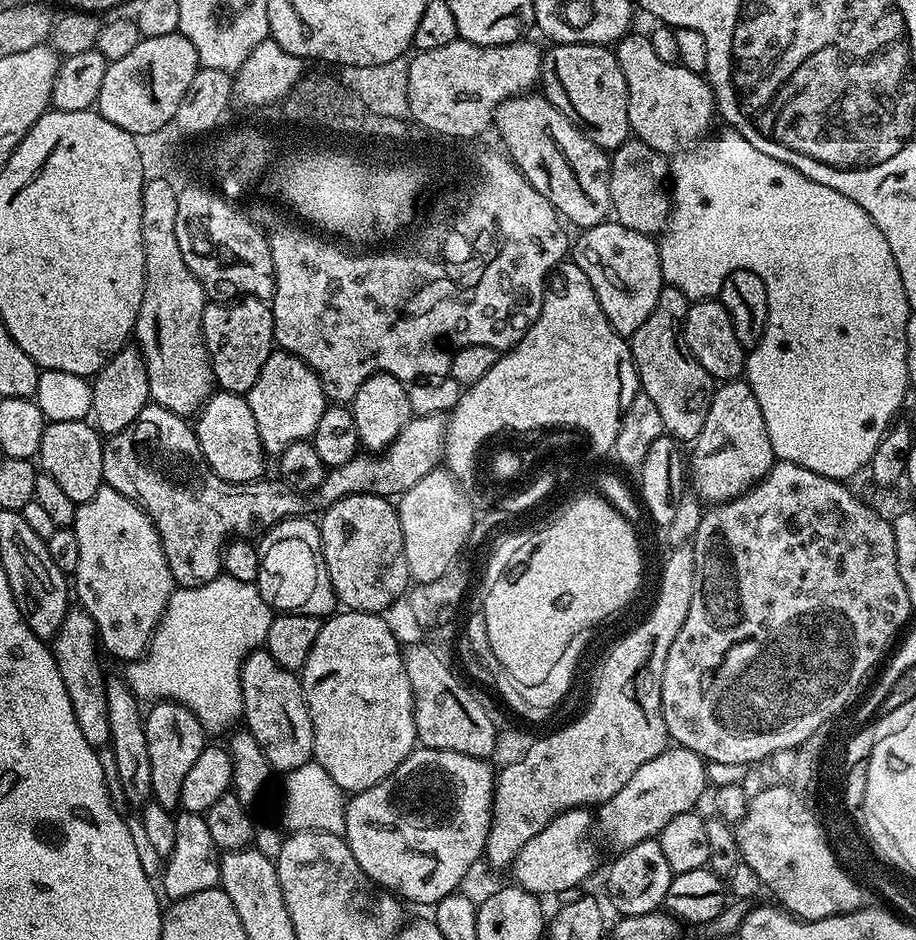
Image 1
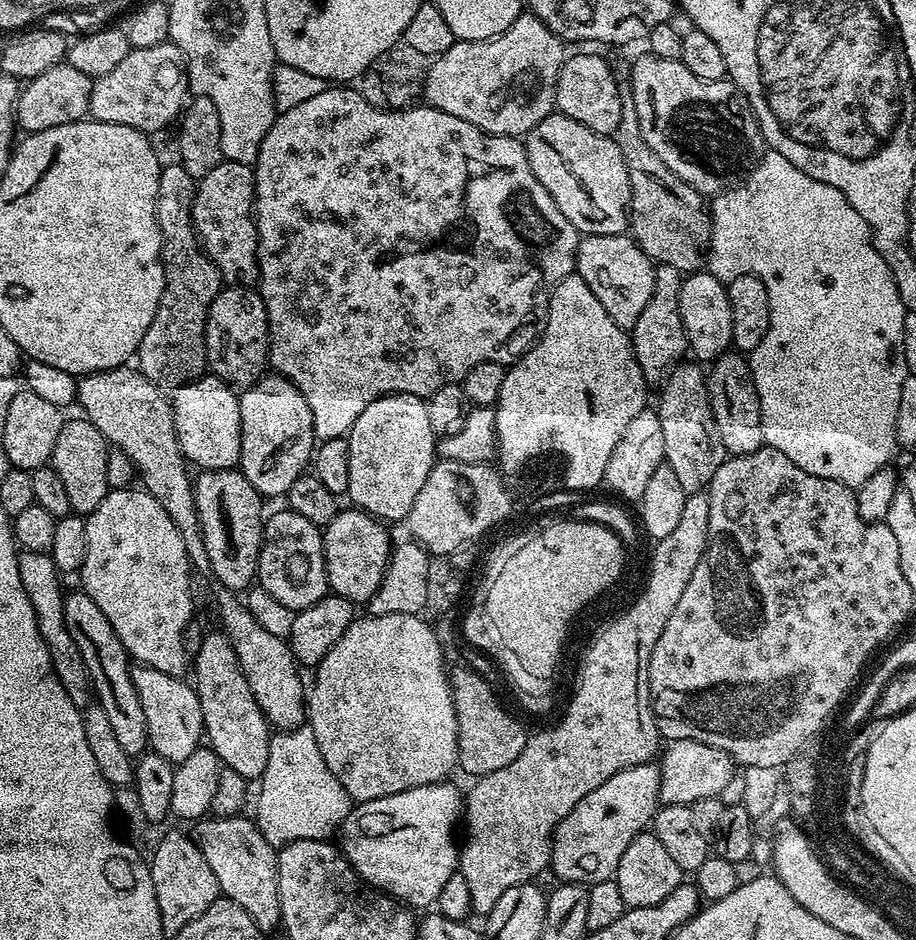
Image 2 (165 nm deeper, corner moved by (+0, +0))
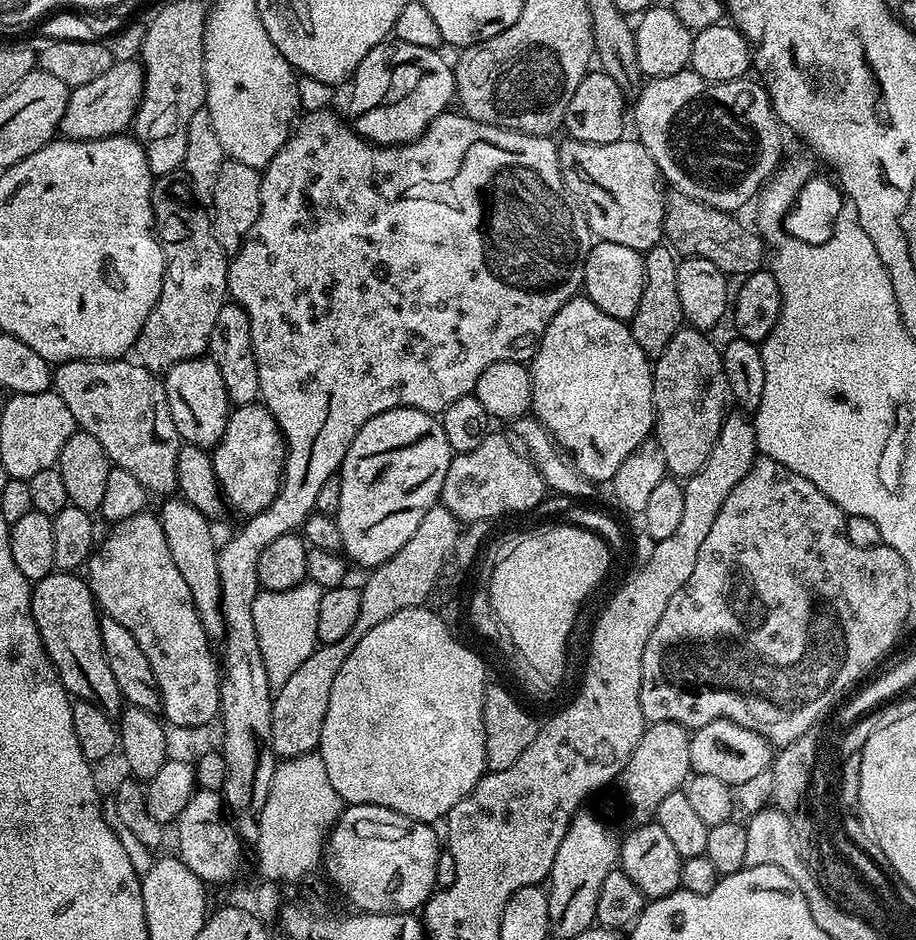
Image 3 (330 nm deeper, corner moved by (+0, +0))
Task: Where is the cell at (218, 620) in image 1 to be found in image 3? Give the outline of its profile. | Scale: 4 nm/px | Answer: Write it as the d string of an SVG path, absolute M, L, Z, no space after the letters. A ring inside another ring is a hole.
M305 582L285 592L261 590L254 598L254 630L258 634L258 650L266 662L266 678L273 688L286 686L294 670L310 658L318 646L318 606L322 603L324 589L318 584Z

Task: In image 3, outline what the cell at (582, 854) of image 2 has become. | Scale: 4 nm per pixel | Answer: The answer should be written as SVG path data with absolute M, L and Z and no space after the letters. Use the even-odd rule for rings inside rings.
M678 722L649 723L644 729L630 762L621 770L618 777L620 792L624 800L644 816L655 813L658 802L663 802L669 794L681 791L692 772L690 766L690 732Z

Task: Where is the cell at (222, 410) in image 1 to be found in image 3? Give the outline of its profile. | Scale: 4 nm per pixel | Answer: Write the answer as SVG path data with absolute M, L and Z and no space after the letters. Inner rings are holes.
M205 354L178 362L163 373L162 379L170 414L181 441L205 450L215 448L226 430L230 405L226 388L222 386L222 374L218 374L218 366L212 357Z

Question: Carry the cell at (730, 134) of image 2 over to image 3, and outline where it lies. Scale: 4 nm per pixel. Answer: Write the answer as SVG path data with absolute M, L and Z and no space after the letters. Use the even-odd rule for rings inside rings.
M685 70L678 74L670 74L669 76L658 76L649 79L647 83L641 87L638 95L635 97L636 103L636 132L644 149L651 154L656 163L661 177L668 183L668 181L676 188L675 191L679 195L686 198L692 198L698 202L702 202L711 208L717 208L723 212L730 212L733 214L739 213L739 208L747 202L748 199L755 197L760 189L764 187L766 181L782 163L780 157L780 132L782 133L782 125L776 118L776 112L772 109L772 103L768 97L768 91L764 89L763 83L757 82L752 78L741 78L738 80L731 80L730 82L714 83L710 80L701 78L697 72Z

